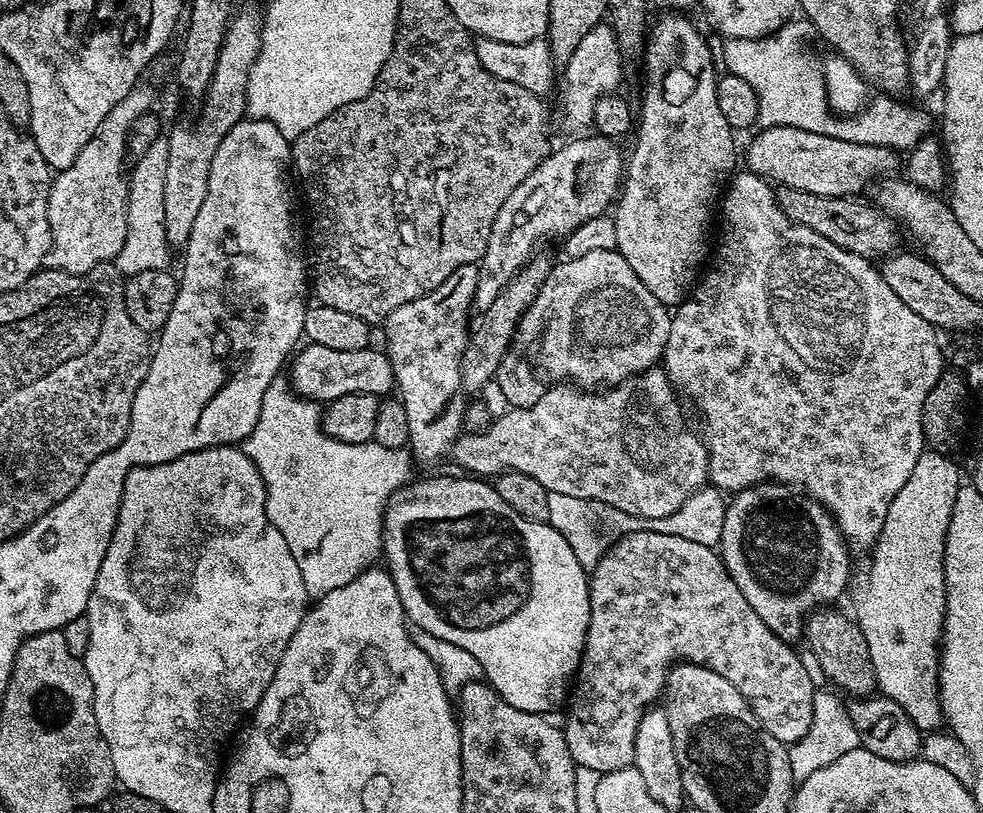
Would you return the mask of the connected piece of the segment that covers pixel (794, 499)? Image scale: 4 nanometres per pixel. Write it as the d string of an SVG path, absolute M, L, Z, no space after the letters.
M765 482L735 493L727 501L718 551L730 578L738 582L738 590L754 606L754 614L774 635L789 642L796 642L799 636L801 639L806 632L806 618L821 606L836 602L848 584L850 552L836 519L811 496L786 484Z

